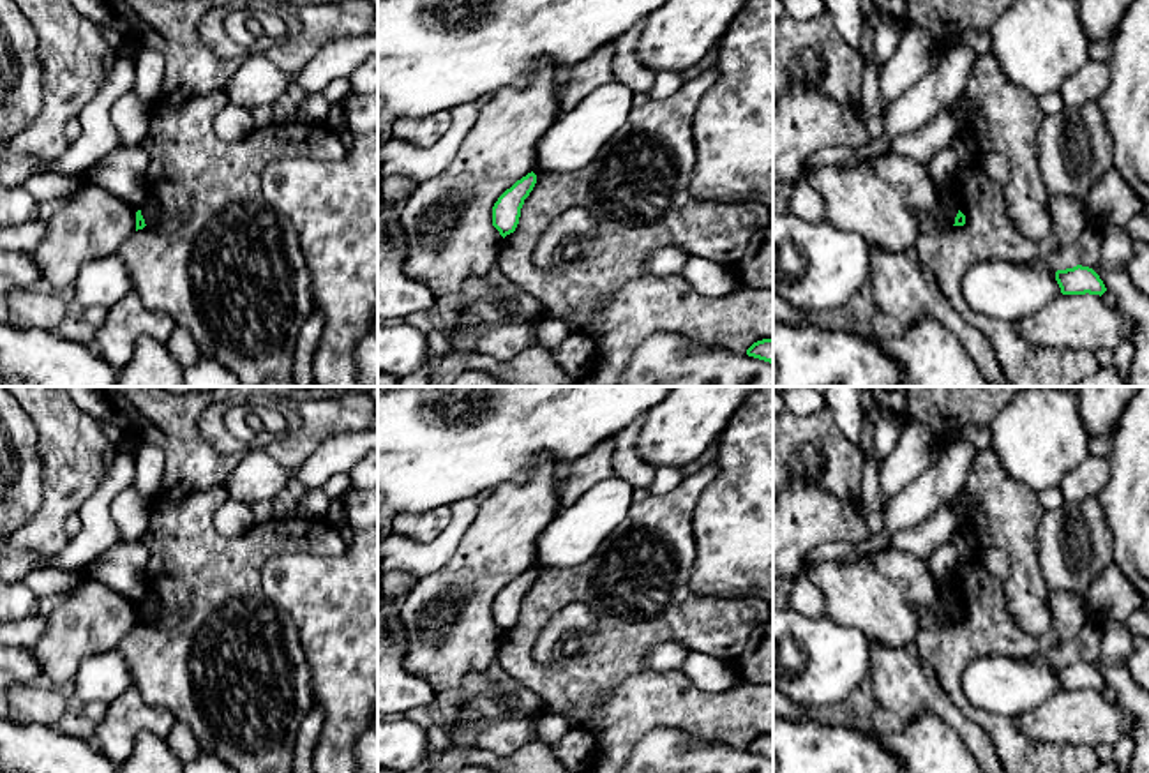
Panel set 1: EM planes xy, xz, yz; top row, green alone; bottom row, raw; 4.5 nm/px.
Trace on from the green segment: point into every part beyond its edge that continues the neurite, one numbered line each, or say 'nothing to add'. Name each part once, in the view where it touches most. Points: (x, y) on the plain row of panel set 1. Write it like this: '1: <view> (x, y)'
nothing to add

